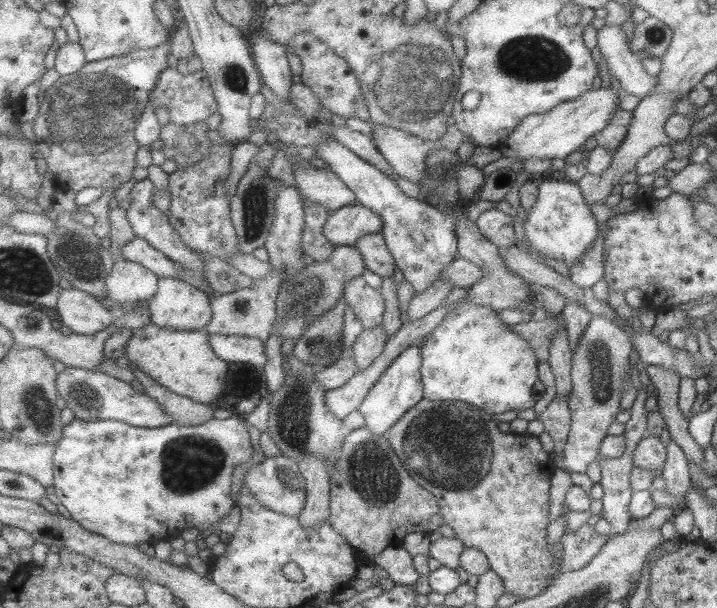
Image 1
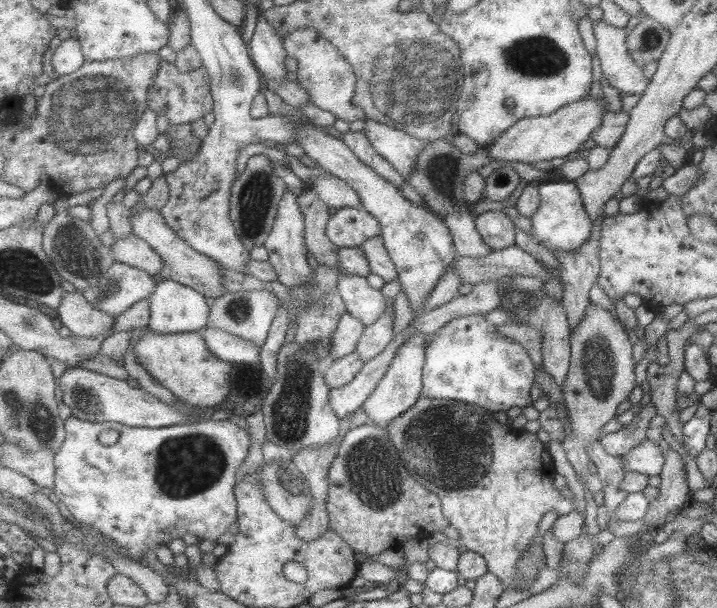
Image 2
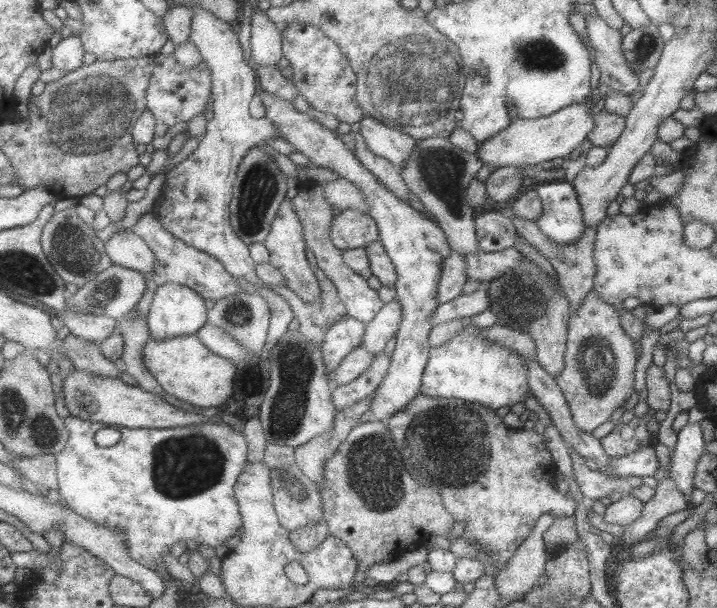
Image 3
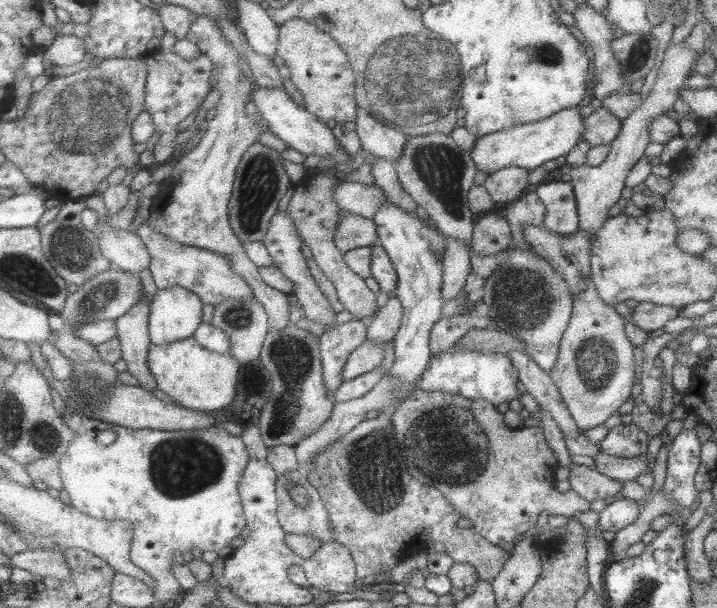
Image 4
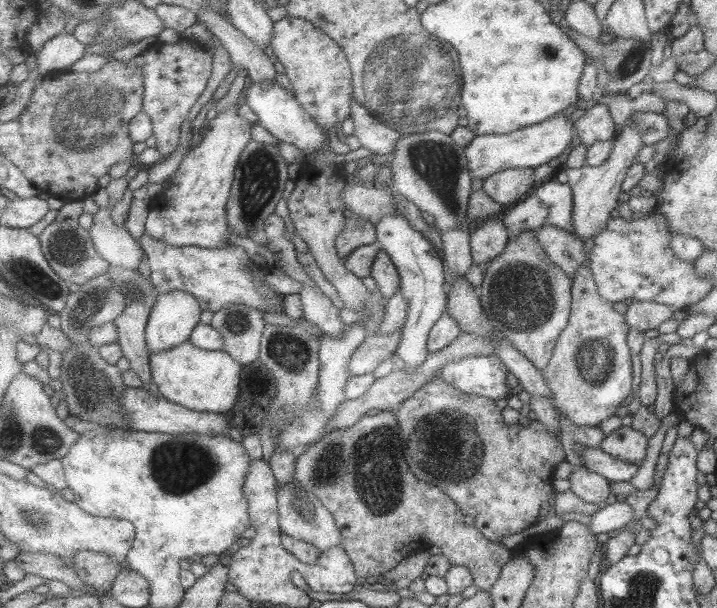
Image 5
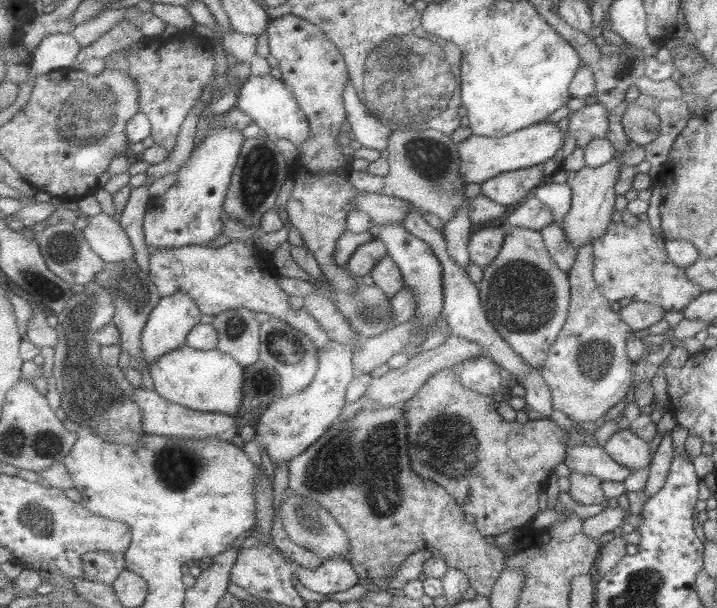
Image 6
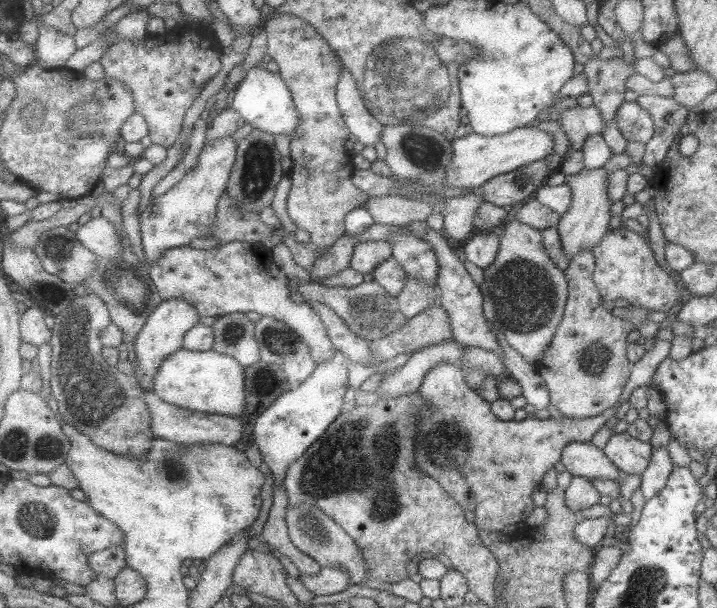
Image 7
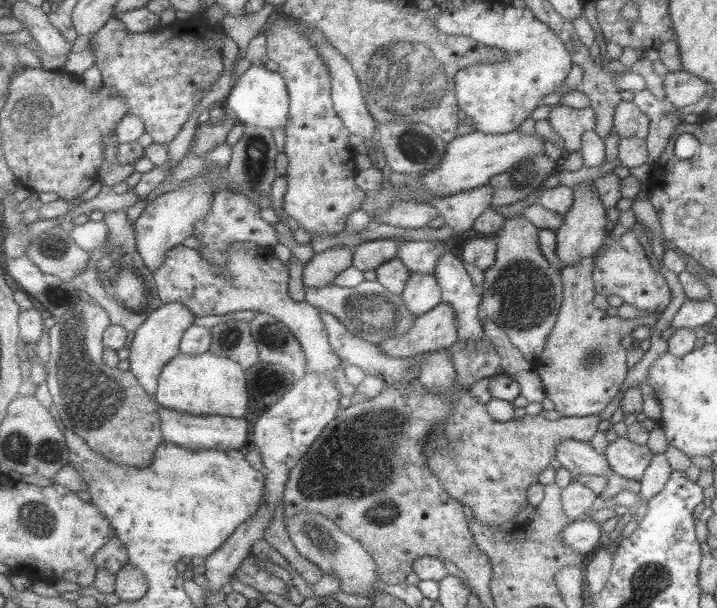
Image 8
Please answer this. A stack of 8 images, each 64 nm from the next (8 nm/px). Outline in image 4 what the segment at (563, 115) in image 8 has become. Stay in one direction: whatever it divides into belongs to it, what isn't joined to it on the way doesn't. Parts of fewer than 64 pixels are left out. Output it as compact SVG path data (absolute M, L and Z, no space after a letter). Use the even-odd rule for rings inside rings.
M598 107L582 120L581 140L590 147L610 143L619 132L620 122L607 108Z

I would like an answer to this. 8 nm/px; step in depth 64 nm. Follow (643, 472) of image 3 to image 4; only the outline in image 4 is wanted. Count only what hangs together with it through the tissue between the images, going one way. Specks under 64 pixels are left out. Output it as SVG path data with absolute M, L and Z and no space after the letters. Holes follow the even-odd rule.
M599 451L592 456L597 472L606 475L607 478L615 481L634 480L645 469L651 469L646 466L646 454L636 456L635 458L623 458L615 455L606 455Z

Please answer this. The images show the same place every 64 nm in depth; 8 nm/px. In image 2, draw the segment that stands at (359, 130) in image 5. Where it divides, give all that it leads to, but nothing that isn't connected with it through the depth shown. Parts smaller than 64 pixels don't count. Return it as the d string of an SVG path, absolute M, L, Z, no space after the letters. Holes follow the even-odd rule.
M373 119L364 121L364 133L381 156L384 156L403 178L412 171L416 154L427 143L398 129Z

